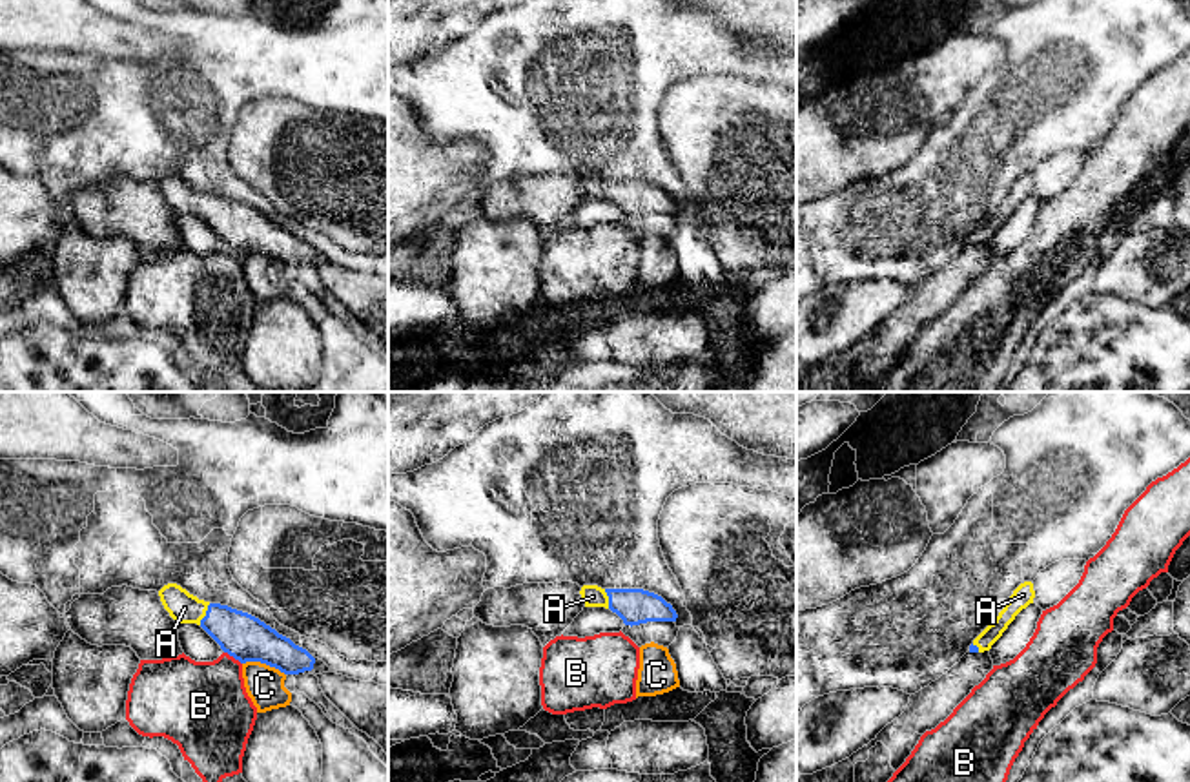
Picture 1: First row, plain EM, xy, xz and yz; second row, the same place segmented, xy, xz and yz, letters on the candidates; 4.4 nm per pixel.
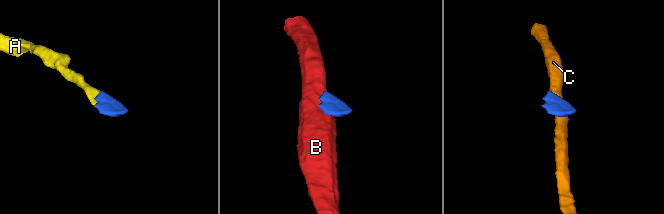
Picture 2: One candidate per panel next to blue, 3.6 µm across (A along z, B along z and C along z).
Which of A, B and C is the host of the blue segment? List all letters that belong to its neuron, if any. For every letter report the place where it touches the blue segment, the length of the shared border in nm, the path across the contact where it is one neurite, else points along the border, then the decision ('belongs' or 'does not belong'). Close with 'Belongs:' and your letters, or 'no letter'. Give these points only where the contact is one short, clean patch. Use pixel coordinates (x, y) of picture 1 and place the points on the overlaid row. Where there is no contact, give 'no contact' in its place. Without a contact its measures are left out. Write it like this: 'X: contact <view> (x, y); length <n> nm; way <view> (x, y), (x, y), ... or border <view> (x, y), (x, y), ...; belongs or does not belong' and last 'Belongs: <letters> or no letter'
A: contact xy (206, 615); length 110 nm; way xy (246, 638), (206, 615), (184, 607); belongs
B: contact xy (234, 657); length 100 nm; border xy (225, 651), (241, 664); does not belong
C: contact xy (265, 662); length 200 nm; border xy (243, 662), (265, 662), (285, 675); does not belong
Belongs: A

